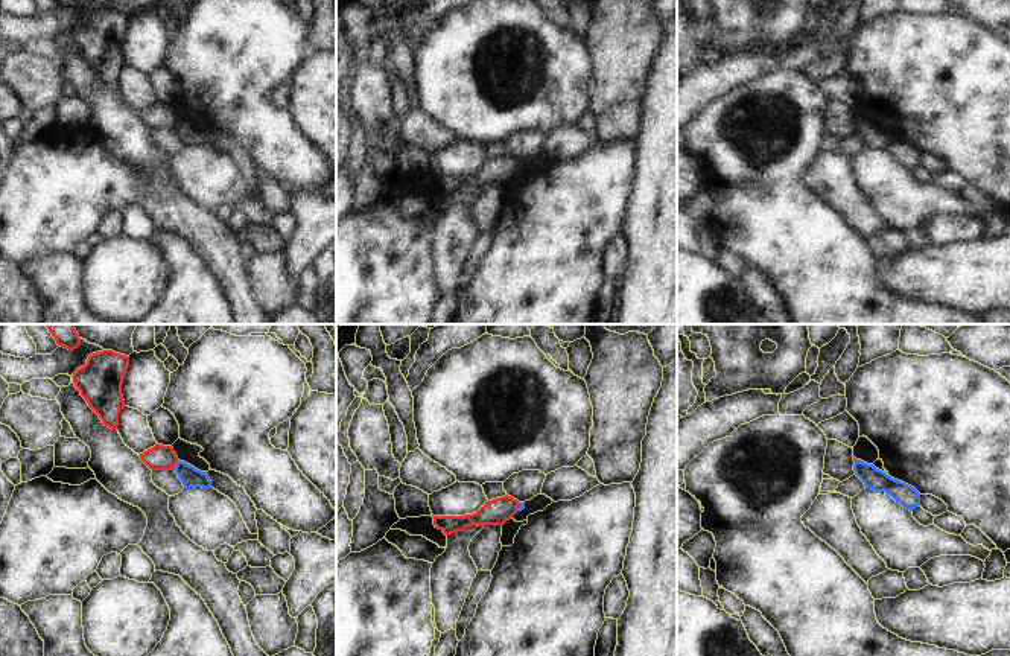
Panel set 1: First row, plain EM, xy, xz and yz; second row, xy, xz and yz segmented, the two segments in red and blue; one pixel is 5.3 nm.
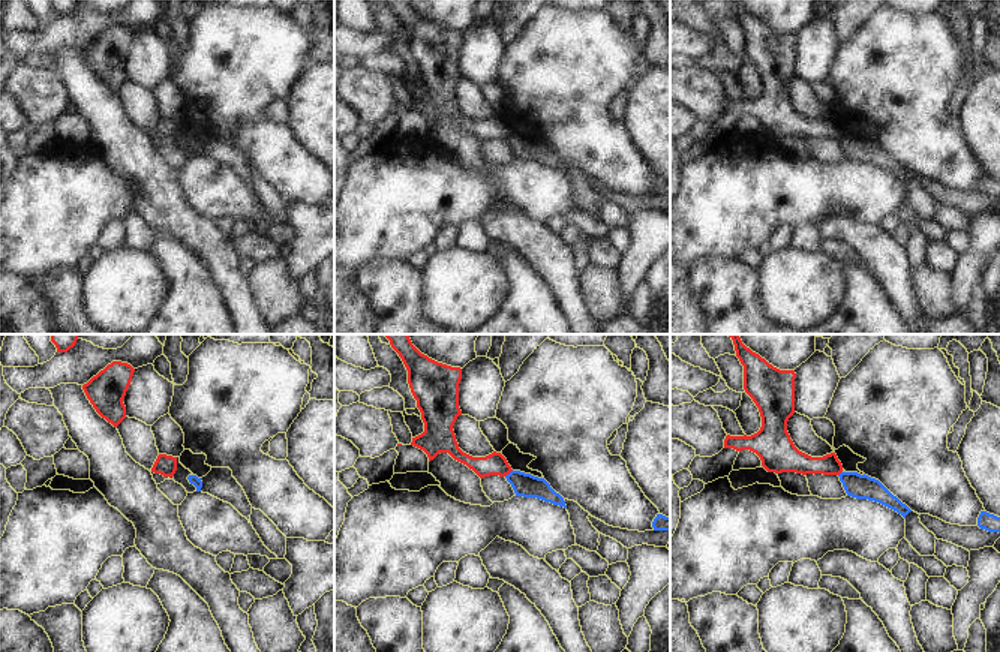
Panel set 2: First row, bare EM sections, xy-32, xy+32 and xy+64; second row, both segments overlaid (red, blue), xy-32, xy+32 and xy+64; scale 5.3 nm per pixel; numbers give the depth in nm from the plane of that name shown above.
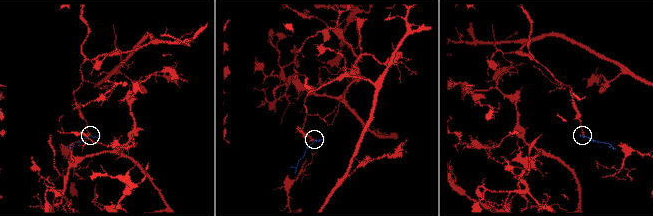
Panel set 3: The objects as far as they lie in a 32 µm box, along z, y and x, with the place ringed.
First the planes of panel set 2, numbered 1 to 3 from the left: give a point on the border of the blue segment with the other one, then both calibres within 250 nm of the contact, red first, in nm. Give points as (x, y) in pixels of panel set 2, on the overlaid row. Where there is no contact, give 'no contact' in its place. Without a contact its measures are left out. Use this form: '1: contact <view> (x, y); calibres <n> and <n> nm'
1: no contact
2: contact xy+32 (507, 474); calibres 120 and 130 nm
3: contact xy+64 (840, 472); calibres 120 and 130 nm

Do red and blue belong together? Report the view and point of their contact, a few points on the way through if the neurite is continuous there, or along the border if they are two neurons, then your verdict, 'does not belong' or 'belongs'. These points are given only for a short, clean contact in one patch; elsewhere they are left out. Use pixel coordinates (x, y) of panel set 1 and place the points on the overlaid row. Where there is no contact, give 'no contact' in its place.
meets red in xy at (175, 464); border along xy (178, 460), (172, 469); does not belong

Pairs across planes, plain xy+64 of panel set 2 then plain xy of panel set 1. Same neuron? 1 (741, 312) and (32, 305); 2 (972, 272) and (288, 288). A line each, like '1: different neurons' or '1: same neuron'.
1: different neurons
2: different neurons

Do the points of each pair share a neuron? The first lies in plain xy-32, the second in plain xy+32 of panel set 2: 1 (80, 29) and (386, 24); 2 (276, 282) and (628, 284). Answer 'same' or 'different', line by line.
1: different
2: different

